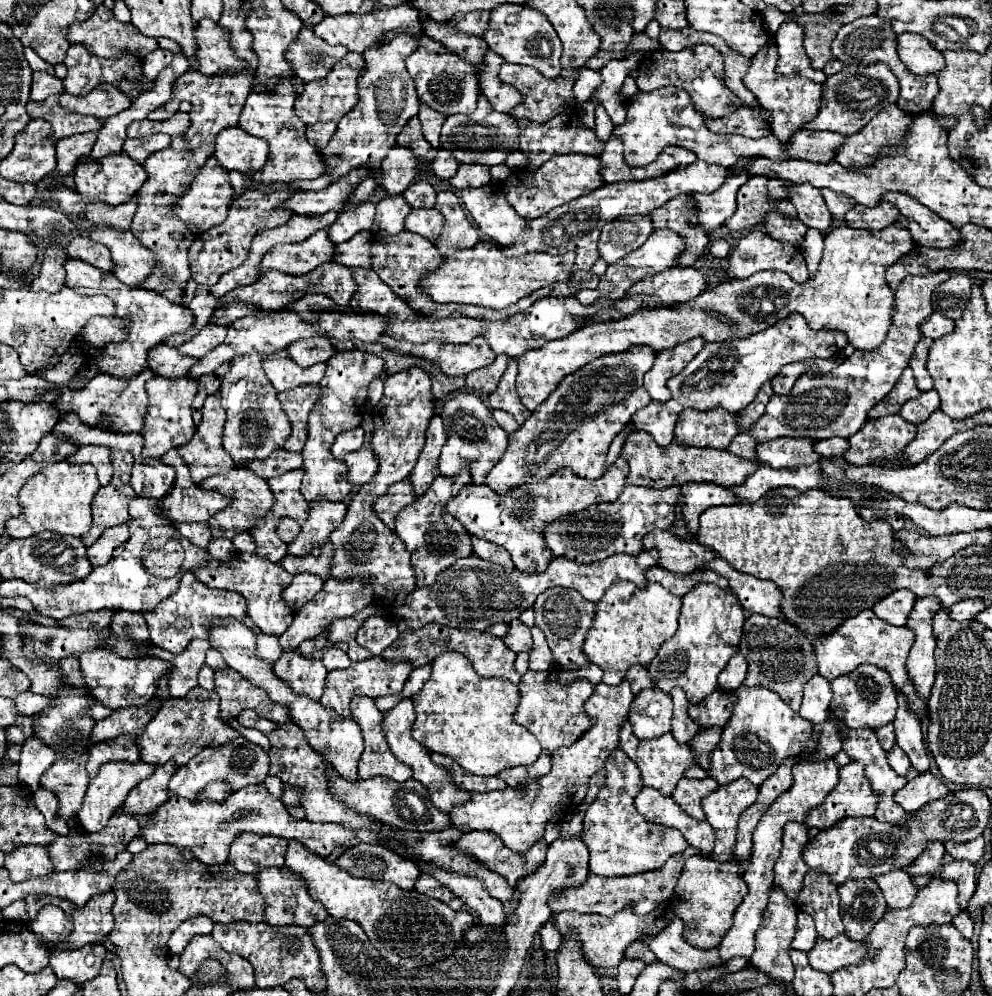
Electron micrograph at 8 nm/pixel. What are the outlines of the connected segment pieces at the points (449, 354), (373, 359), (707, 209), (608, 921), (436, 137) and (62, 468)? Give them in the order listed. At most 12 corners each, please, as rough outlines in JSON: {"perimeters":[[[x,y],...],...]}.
{"perimeters":[[[384,336],[394,352],[438,362],[444,374],[470,374],[492,364],[486,340],[410,344]],[[336,352],[308,418],[300,492],[344,500],[348,466],[330,452],[358,428],[380,356]],[[744,168],[720,190],[694,196],[704,230],[720,228],[736,212],[736,192],[750,176]],[[666,900],[648,916],[560,912],[564,934],[578,932],[592,966],[614,968],[638,938],[676,918]],[[422,104],[418,118],[424,138],[440,148],[446,116]],[[50,464],[20,490],[10,538],[82,538],[100,488],[92,464]]]}

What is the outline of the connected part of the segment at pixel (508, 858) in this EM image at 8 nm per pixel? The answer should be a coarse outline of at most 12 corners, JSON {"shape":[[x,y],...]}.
{"shape":[[464,832],[452,846],[516,888],[544,864],[548,844],[508,850],[494,832]]}

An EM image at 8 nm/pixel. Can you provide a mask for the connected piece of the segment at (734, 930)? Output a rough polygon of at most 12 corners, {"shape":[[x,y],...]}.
{"shape":[[834,760],[794,766],[794,784],[754,830],[748,894],[720,958],[750,958],[786,822],[804,822],[838,780]]}

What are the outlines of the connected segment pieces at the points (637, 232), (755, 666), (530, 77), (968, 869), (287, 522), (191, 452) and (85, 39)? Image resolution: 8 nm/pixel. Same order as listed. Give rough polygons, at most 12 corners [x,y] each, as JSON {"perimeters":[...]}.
{"perimeters":[[[626,216],[602,228],[599,254],[608,264],[640,248],[650,216]],[[752,614],[740,654],[746,686],[792,710],[818,674],[812,642],[780,618]],[[502,64],[500,82],[522,94],[514,118],[548,122],[572,104],[574,78],[544,78]],[[968,860],[942,866],[938,878],[958,884],[958,904],[976,890],[976,866]],[[284,518],[278,534],[284,542],[292,542],[300,532],[300,524]],[[208,396],[194,438],[178,452],[192,480],[226,474],[234,460],[222,448],[226,412]],[[104,4],[68,28],[70,44],[116,58],[144,58],[158,48],[180,52],[172,40],[152,40],[118,22]]]}

